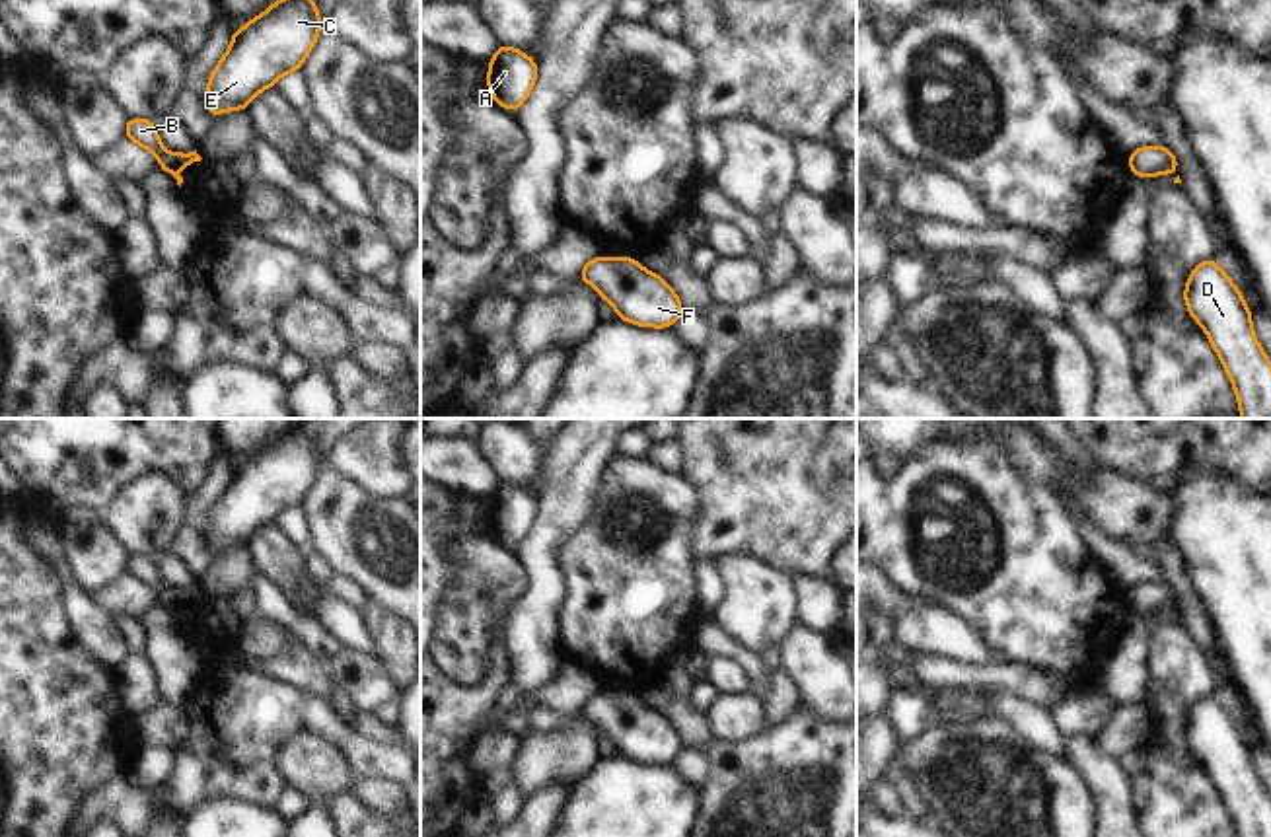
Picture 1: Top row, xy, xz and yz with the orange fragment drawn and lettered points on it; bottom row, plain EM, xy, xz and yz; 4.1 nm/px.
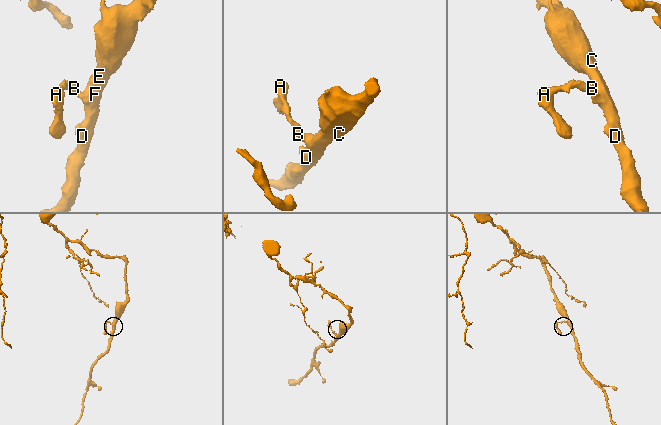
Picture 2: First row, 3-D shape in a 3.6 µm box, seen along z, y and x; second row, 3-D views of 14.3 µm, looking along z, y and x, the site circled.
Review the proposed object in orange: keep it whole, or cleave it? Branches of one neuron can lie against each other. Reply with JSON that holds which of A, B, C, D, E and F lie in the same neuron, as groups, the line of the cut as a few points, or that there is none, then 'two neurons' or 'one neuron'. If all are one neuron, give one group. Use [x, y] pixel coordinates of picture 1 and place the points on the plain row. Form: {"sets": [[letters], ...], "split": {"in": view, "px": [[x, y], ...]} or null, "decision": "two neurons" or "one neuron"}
{"sets": [["A", "B", "C", "D", "E", "F"]], "split": null, "decision": "one neuron"}

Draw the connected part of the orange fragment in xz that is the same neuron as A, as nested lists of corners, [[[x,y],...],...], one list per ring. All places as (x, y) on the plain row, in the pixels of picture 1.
[[[500,481],[489,498],[487,524],[502,545],[518,547],[527,535],[539,504],[526,489]]]

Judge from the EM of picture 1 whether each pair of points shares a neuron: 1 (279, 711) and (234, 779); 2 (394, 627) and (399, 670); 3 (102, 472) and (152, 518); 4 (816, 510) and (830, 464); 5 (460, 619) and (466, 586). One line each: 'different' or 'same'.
1: same
2: same
3: different
4: different
5: same

